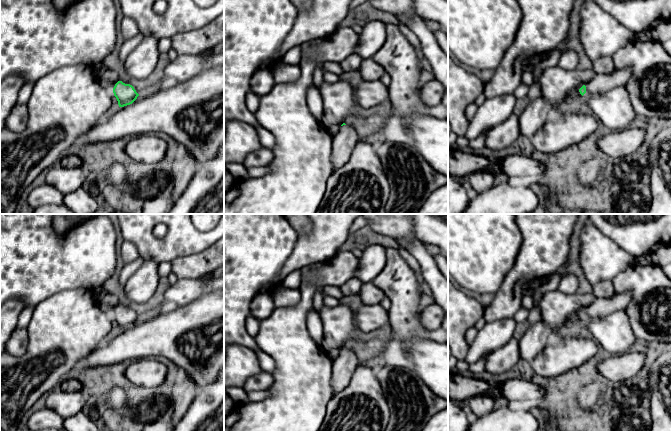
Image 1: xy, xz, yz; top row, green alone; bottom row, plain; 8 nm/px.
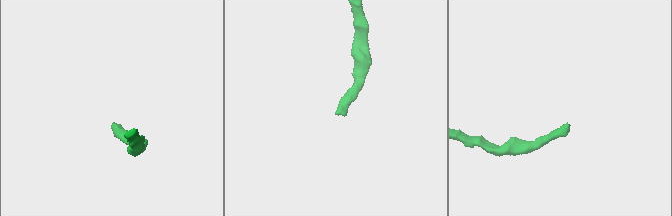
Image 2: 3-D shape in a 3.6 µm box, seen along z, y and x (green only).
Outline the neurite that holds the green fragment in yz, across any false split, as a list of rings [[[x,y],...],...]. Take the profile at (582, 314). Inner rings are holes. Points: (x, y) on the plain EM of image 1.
[[[625,292],[622,294],[615,293],[606,298],[592,297],[592,302],[589,307],[583,309],[579,316],[583,320],[586,316],[590,319],[596,319],[612,312],[626,309],[631,300],[631,293]]]

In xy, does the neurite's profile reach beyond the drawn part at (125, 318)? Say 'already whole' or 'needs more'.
already whole

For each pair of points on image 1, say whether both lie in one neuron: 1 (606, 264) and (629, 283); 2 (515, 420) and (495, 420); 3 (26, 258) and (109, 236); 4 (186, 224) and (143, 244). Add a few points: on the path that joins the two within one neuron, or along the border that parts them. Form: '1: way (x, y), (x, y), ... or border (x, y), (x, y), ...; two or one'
1: border (633, 262), (611, 278); two
2: way (510, 420), (500, 420); one
3: way (47, 254), (83, 254), (88, 249); one
4: way (175, 235), (166, 244), (154, 244); one

